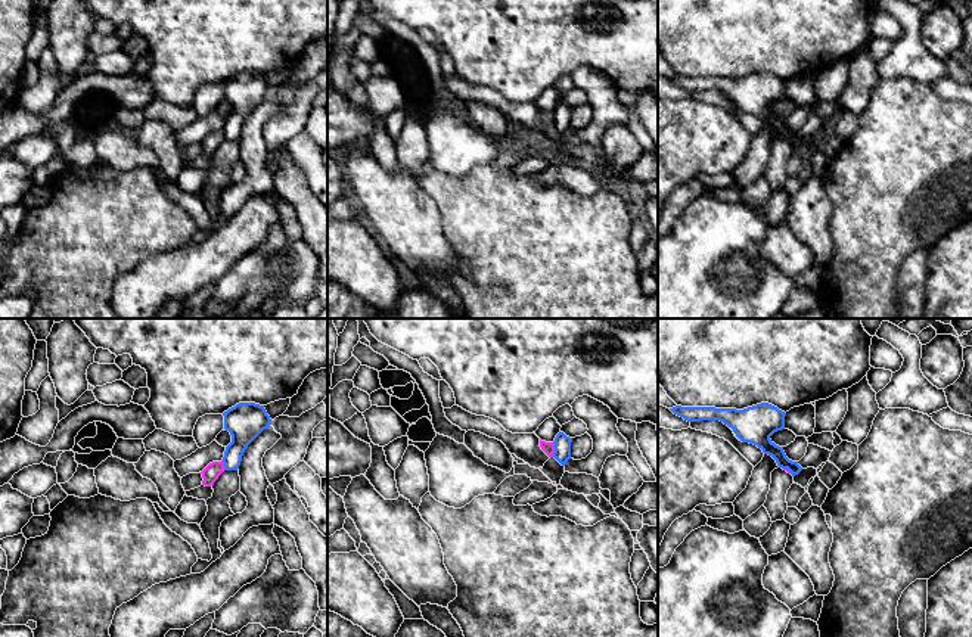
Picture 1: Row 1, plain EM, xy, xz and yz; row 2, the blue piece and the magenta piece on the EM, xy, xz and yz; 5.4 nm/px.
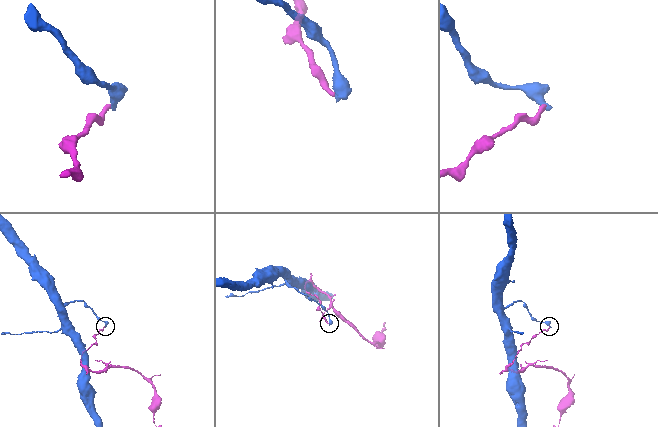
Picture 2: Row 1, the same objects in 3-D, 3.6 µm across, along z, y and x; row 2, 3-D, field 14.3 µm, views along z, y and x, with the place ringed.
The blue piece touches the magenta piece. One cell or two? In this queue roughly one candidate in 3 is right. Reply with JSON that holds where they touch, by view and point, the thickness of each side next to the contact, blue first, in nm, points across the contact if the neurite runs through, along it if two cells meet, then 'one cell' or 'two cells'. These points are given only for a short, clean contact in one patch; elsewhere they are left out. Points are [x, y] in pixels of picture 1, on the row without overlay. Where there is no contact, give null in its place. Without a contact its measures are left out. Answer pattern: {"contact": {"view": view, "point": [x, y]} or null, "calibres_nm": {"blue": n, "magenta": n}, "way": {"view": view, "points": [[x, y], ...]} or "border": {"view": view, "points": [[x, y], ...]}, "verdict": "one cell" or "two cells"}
{"contact": {"view": "xz", "point": [555, 120]}, "calibres_nm": {"blue": 100, "magenta": 60}, "border": {"view": "xz", "points": [[552, 112], [553, 126]]}, "verdict": "two cells"}

